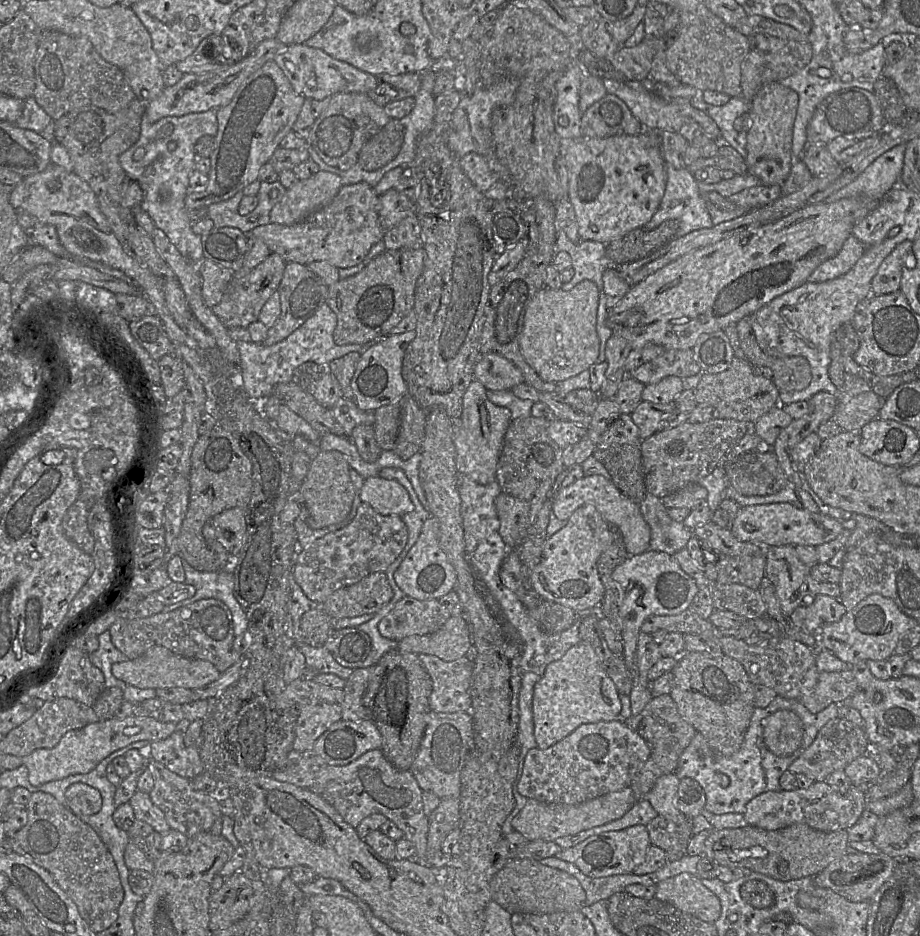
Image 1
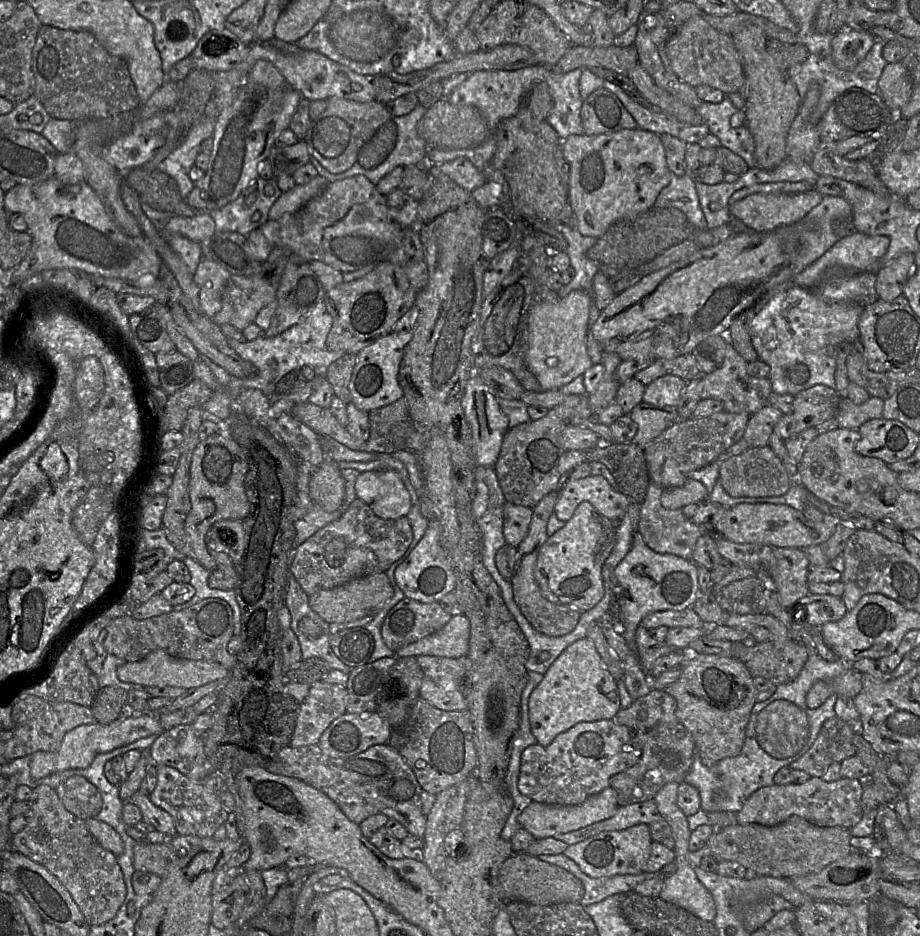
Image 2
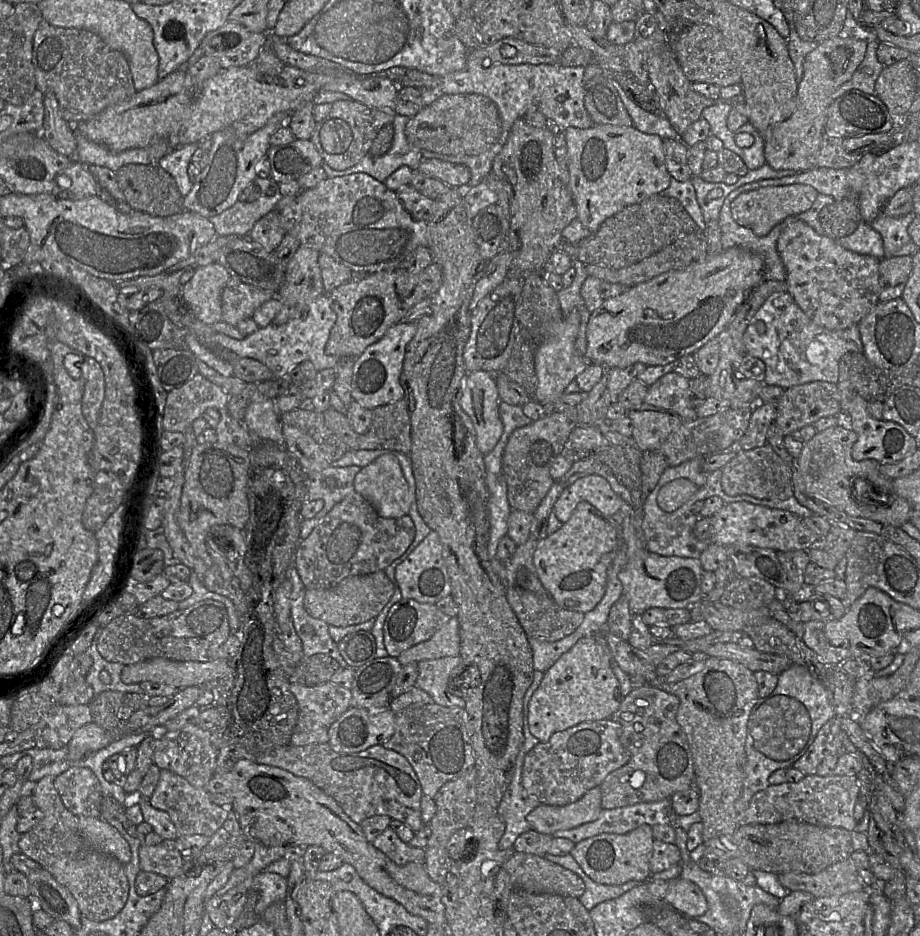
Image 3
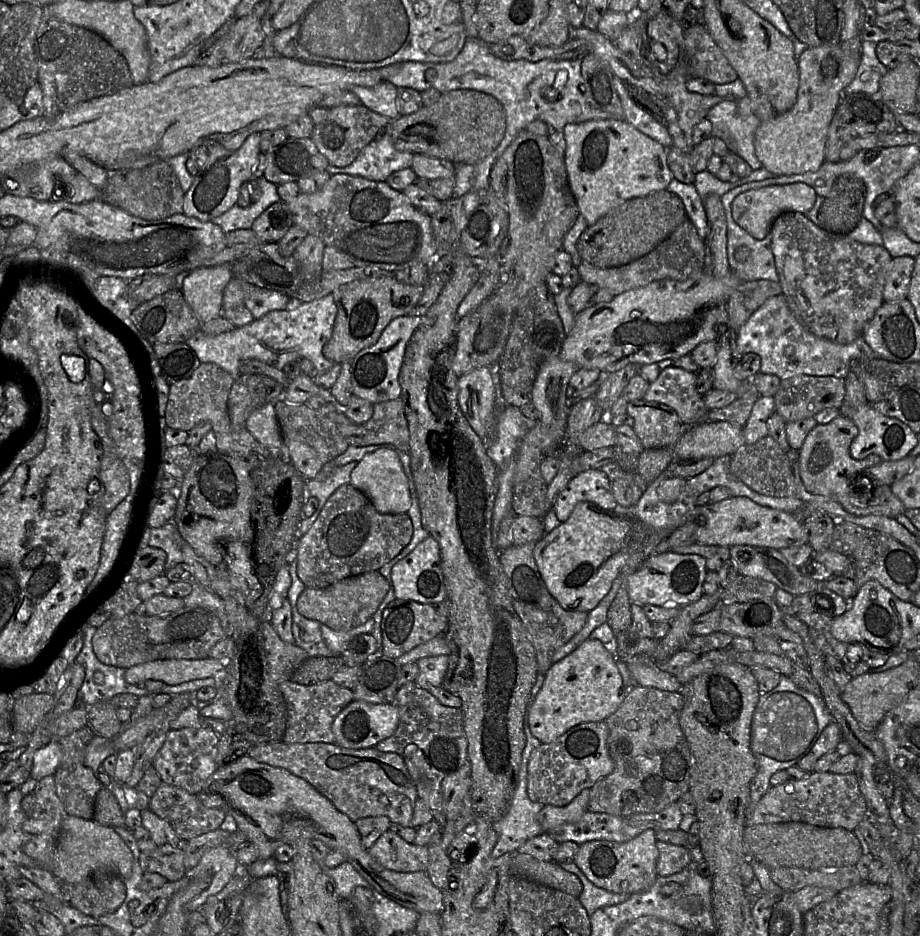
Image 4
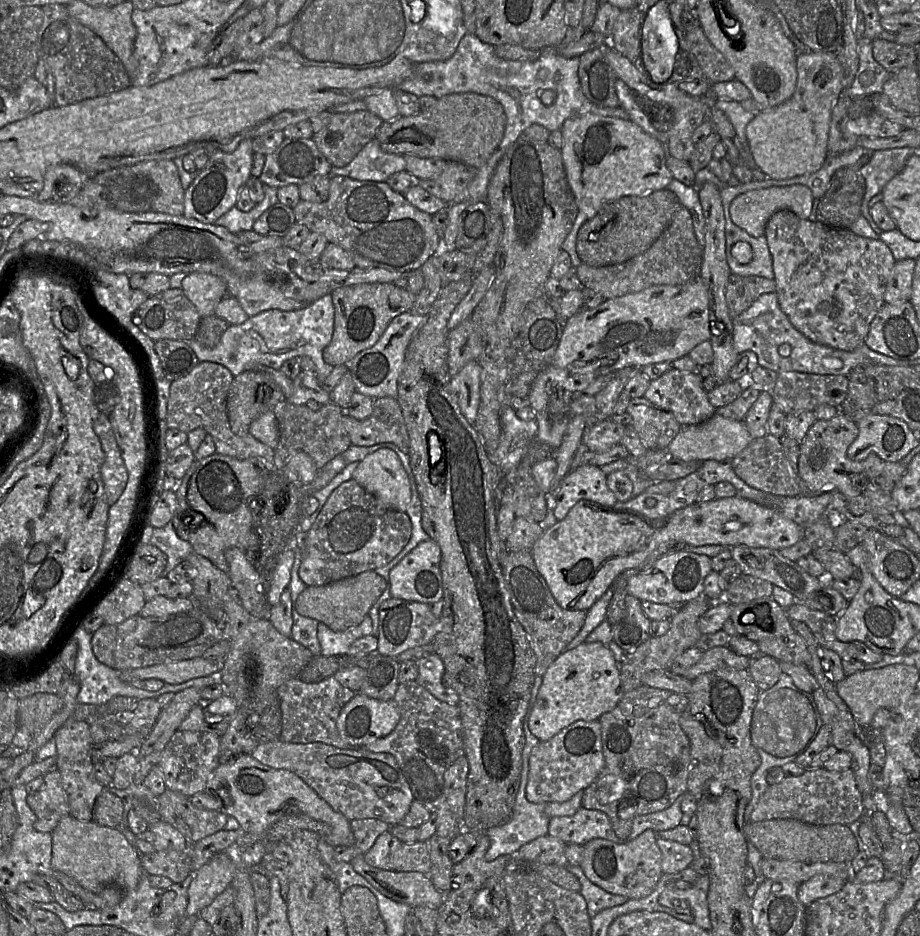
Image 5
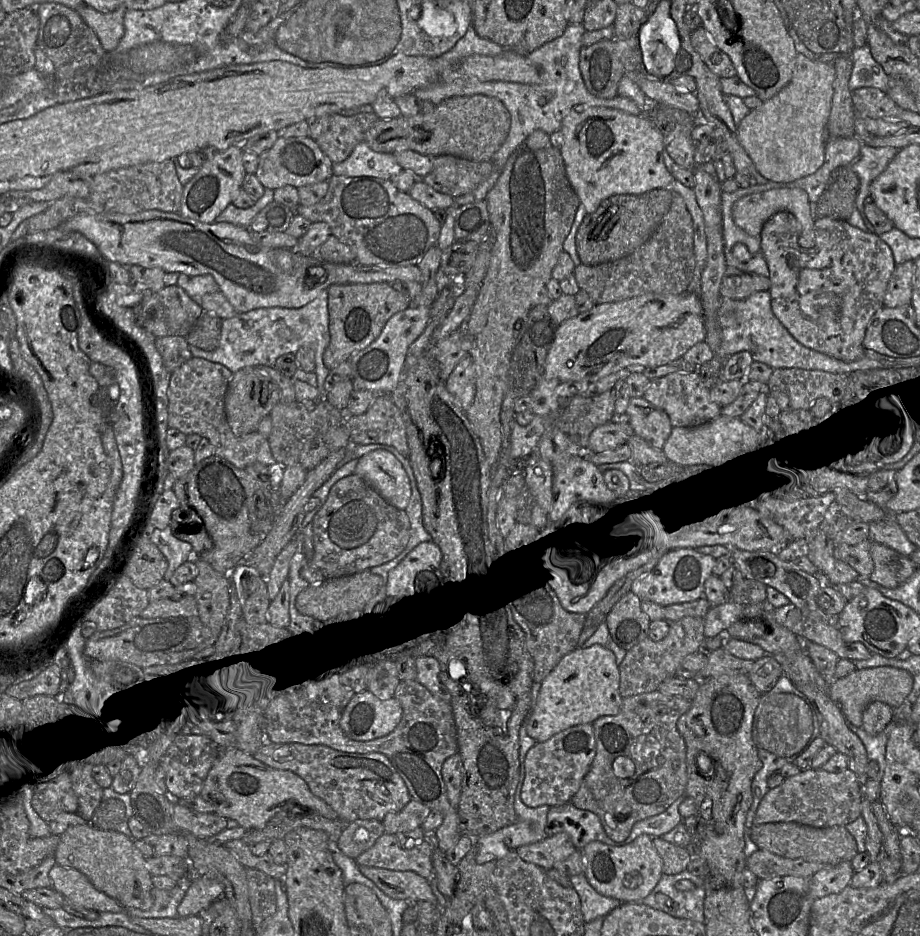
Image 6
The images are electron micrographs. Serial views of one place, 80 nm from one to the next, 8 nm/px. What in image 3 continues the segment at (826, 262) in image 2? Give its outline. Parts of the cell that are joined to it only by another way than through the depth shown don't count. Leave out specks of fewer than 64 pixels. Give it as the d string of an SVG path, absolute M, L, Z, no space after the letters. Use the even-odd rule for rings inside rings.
M862 221L852 234L836 241L843 248L858 254L880 260L886 257L882 236L865 221Z

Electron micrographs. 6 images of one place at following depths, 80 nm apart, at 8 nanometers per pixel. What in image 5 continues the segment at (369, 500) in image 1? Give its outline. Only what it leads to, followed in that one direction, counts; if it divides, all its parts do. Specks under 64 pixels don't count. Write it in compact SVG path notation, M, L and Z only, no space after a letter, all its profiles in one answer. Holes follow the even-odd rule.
M390 448L377 449L359 461L352 479L385 507L406 511L411 498L409 478L397 453Z

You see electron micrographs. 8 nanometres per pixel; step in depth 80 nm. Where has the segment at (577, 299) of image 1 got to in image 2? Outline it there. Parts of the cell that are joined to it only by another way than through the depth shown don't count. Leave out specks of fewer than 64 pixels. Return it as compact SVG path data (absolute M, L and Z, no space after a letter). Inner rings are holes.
M583 290L548 301L535 302L527 317L527 350L524 361L538 380L541 390L560 389L582 375L593 363L587 352L589 315L593 298Z

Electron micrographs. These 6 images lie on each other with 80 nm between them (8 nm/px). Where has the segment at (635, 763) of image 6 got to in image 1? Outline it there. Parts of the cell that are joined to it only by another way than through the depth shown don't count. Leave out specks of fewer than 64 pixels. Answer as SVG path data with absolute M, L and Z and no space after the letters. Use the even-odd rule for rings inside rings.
M670 694L653 697L641 713L632 715L623 721L651 747L651 754L648 760L633 777L629 786L638 801L645 799L645 795L653 788L658 778L669 773L675 773L681 754L691 743L697 731L680 716L676 703Z

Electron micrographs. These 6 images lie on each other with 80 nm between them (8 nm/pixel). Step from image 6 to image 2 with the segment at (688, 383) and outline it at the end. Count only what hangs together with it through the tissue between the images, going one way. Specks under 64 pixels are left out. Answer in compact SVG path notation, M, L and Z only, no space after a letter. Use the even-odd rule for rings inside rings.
M676 375L661 376L646 386L642 400L656 406L677 407L686 384Z

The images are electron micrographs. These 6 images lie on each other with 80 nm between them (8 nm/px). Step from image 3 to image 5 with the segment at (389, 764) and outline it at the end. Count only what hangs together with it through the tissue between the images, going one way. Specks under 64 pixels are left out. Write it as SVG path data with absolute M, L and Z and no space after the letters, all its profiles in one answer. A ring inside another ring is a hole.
M277 740L258 744L250 755L263 765L273 769L285 769L293 772L335 811L343 814L350 821L372 818L383 821L390 826L395 826L401 823L414 801L409 784L395 757L390 753L371 752L365 748L341 749L320 742L299 744ZM381 786L388 788L388 792L384 797L377 794L377 788Z

